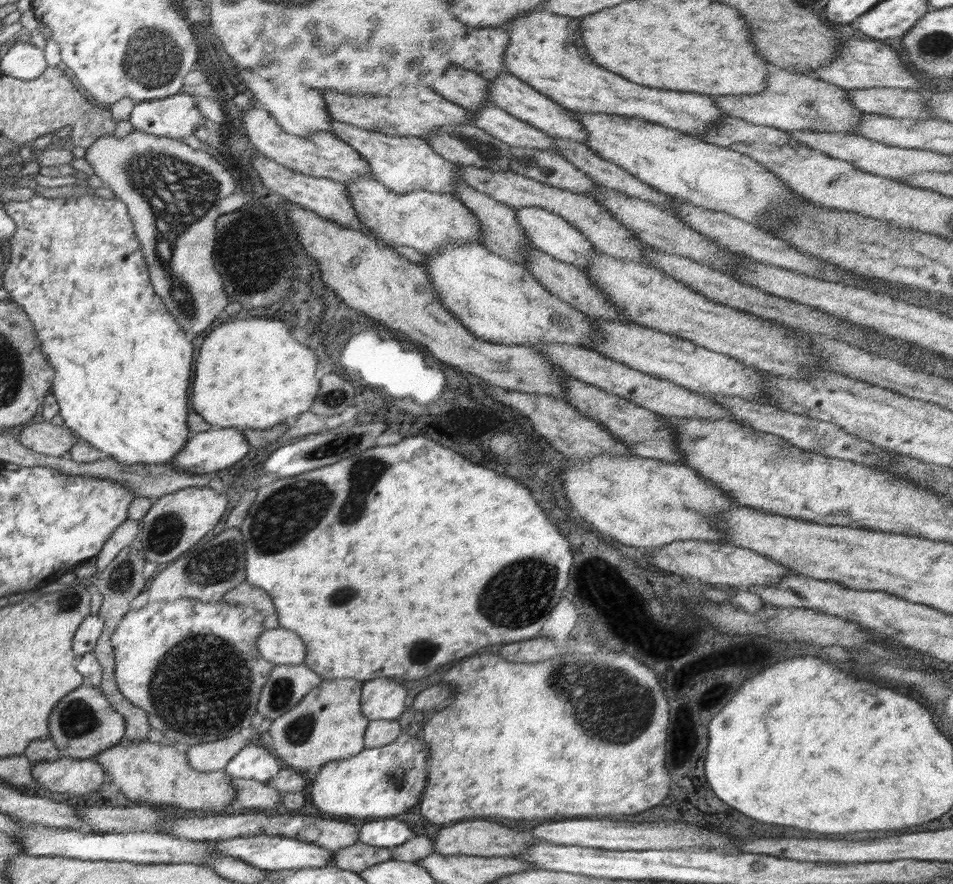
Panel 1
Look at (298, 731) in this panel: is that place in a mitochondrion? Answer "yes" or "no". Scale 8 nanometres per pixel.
yes

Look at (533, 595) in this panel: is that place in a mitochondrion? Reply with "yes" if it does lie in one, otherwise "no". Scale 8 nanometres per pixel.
yes

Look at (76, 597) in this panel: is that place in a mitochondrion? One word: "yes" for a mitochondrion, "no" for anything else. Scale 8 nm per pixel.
yes

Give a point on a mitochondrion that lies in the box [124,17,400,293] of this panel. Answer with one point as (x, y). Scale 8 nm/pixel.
(248, 247)

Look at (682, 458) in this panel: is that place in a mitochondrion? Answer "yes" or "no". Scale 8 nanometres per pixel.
no

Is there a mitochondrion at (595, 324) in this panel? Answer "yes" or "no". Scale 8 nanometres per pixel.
no

